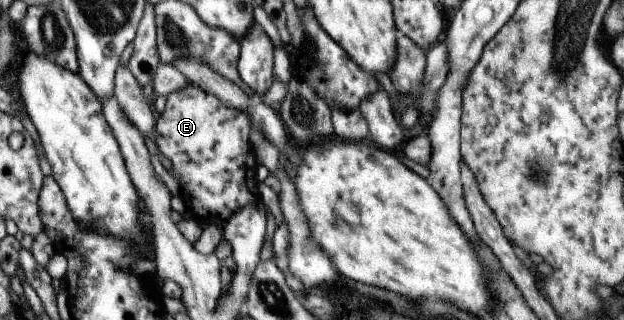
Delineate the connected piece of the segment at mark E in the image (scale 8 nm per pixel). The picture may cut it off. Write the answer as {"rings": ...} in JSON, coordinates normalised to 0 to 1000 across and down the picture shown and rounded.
{"rings":[[[300,259],[293,275],[264,300],[263,344],[250,363],[245,438],[258,488],[271,500],[272,547],[288,578],[287,609],[304,681],[325,713],[330,700],[357,700],[383,653],[409,641],[413,563],[409,556],[412,500],[397,441],[399,375],[393,347],[365,334],[346,300]]]}

